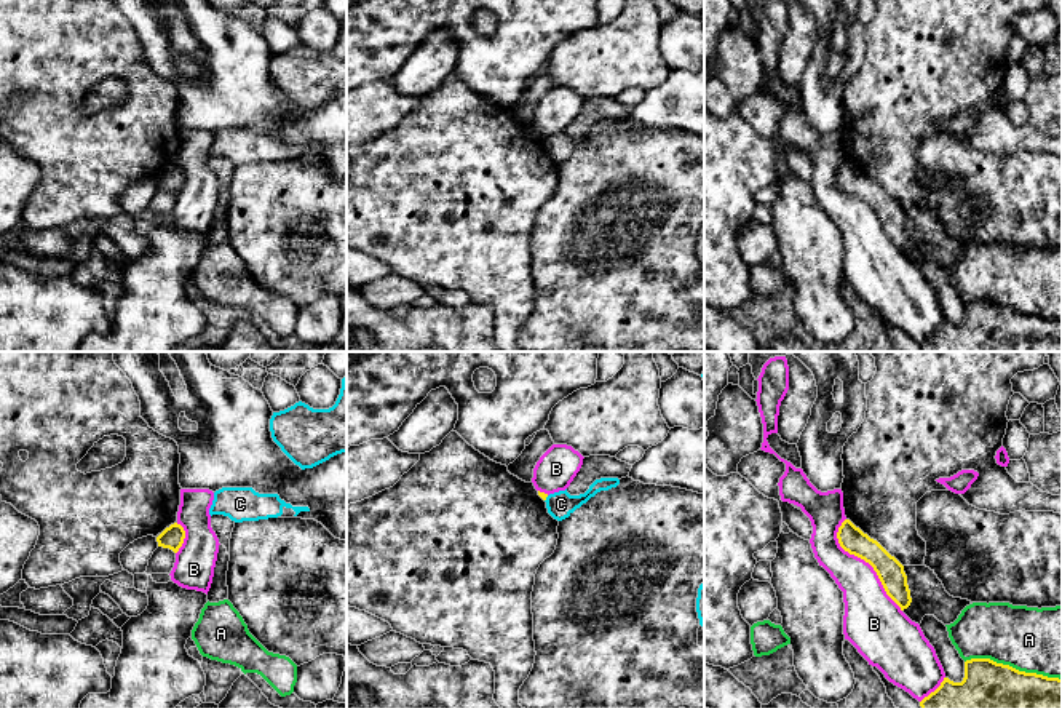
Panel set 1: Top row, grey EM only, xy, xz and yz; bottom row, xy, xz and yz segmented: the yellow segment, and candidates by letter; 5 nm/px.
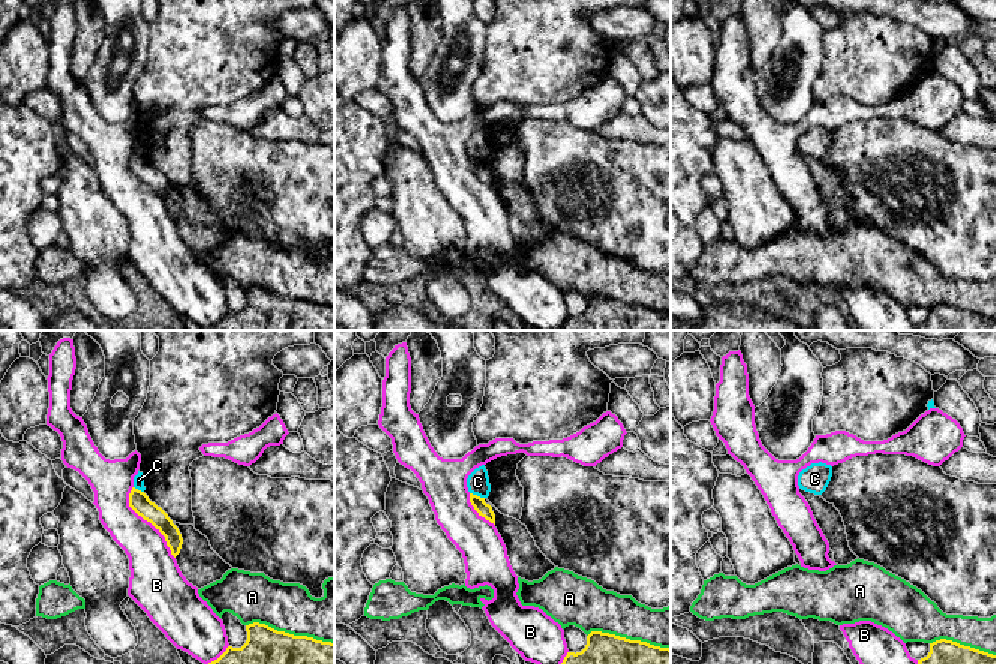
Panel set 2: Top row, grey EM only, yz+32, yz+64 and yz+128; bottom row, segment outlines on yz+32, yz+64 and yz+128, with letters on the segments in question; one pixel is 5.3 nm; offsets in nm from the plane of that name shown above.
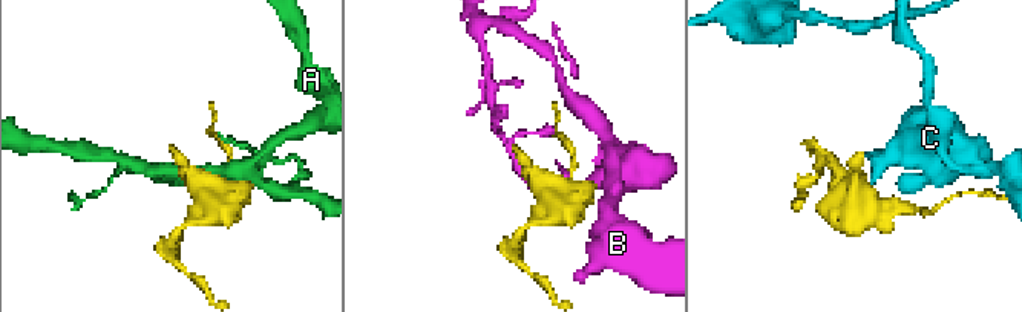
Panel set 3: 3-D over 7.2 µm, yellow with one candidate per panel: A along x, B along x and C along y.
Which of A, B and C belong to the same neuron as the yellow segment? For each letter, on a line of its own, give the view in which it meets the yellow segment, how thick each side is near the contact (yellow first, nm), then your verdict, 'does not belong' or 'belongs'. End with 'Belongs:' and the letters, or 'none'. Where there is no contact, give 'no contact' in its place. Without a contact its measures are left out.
A: meets yellow in yz; 440 nm thick on the yellow side, 360 nm on the other; does not belong
B: meets yellow in yz; 140 nm thick on the yellow side, 240 nm on the other; does not belong
C: meets yellow in xz; 40 nm thick on the yellow side, 130 nm on the other; does not belong
Belongs: none

